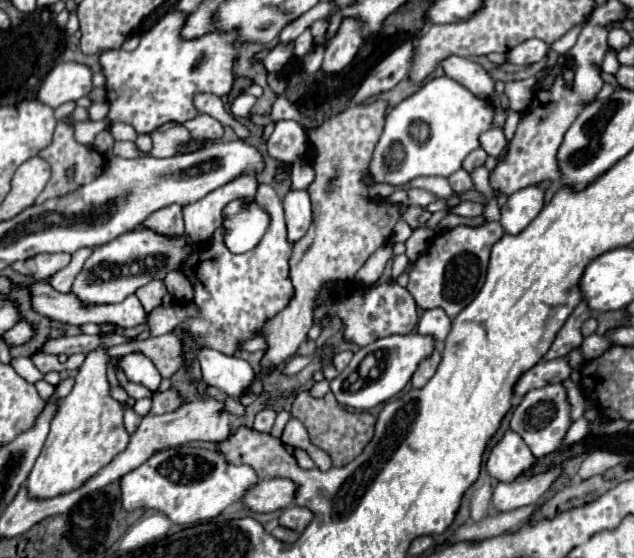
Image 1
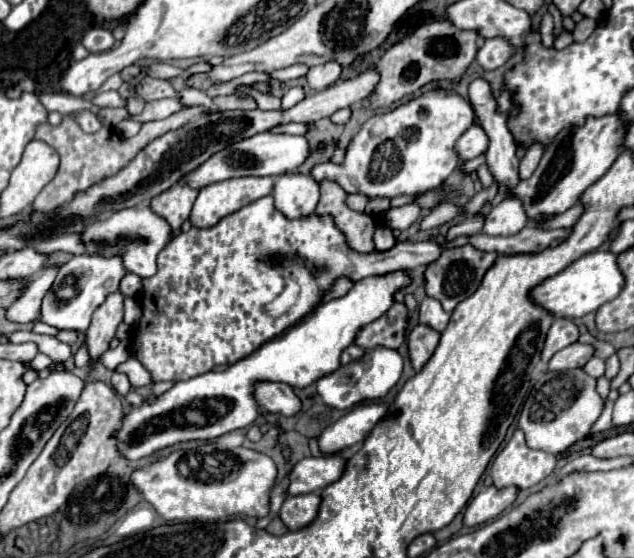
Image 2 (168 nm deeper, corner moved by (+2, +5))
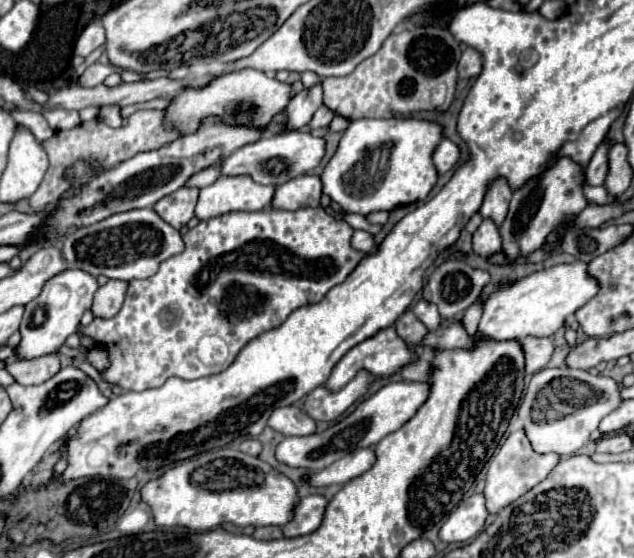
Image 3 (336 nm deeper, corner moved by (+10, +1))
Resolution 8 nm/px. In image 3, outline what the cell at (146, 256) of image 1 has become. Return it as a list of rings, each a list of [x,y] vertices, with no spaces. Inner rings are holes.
[[[66,270],[50,278],[42,288],[42,294],[24,308],[24,316],[20,322],[22,340],[14,348],[14,356],[18,360],[34,360],[58,352],[58,348],[66,342],[66,338],[74,334],[76,328],[80,326],[80,318],[92,306],[96,290],[98,290],[96,278],[82,270]]]

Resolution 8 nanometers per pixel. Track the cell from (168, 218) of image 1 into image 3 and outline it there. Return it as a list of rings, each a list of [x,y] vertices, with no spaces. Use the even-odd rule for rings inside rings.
[[[180,188],[154,204],[156,214],[172,228],[182,230],[194,218],[194,206],[198,202],[196,188]]]

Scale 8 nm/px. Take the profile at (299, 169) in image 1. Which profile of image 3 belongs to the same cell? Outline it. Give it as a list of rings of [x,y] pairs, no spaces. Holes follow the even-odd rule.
[[[362,118],[352,120],[340,140],[336,154],[322,172],[324,194],[340,204],[344,212],[370,214],[394,210],[424,200],[438,180],[432,152],[442,140],[442,128],[416,118]]]

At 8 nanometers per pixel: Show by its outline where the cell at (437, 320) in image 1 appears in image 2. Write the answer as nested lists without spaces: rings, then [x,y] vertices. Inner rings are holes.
[[[424,298],[424,302],[418,308],[418,316],[420,324],[426,324],[436,332],[442,332],[450,320],[450,314],[444,312],[442,304],[438,304],[438,300],[434,298]]]

